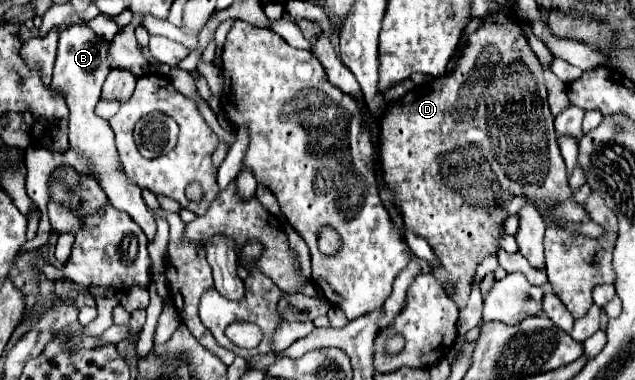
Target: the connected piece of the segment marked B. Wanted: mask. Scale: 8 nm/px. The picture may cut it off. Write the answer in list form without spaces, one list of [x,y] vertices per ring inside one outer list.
[[[72,24],[64,32],[60,32],[58,54],[56,54],[56,64],[54,64],[54,78],[52,78],[50,88],[54,92],[60,92],[70,108],[70,148],[64,154],[34,145],[30,145],[26,150],[26,168],[28,168],[26,192],[30,200],[40,208],[42,217],[35,238],[26,241],[20,254],[40,248],[48,241],[51,225],[47,214],[50,200],[47,182],[54,166],[60,166],[60,164],[68,164],[80,174],[92,176],[100,184],[104,194],[108,196],[110,204],[116,210],[124,210],[144,230],[148,240],[152,240],[156,234],[156,220],[140,196],[140,188],[134,182],[130,182],[120,168],[120,158],[118,158],[118,150],[114,144],[114,132],[110,124],[94,114],[94,108],[100,100],[100,88],[110,72],[106,58],[108,58],[108,44],[100,42],[98,36],[88,28],[88,24]]]

